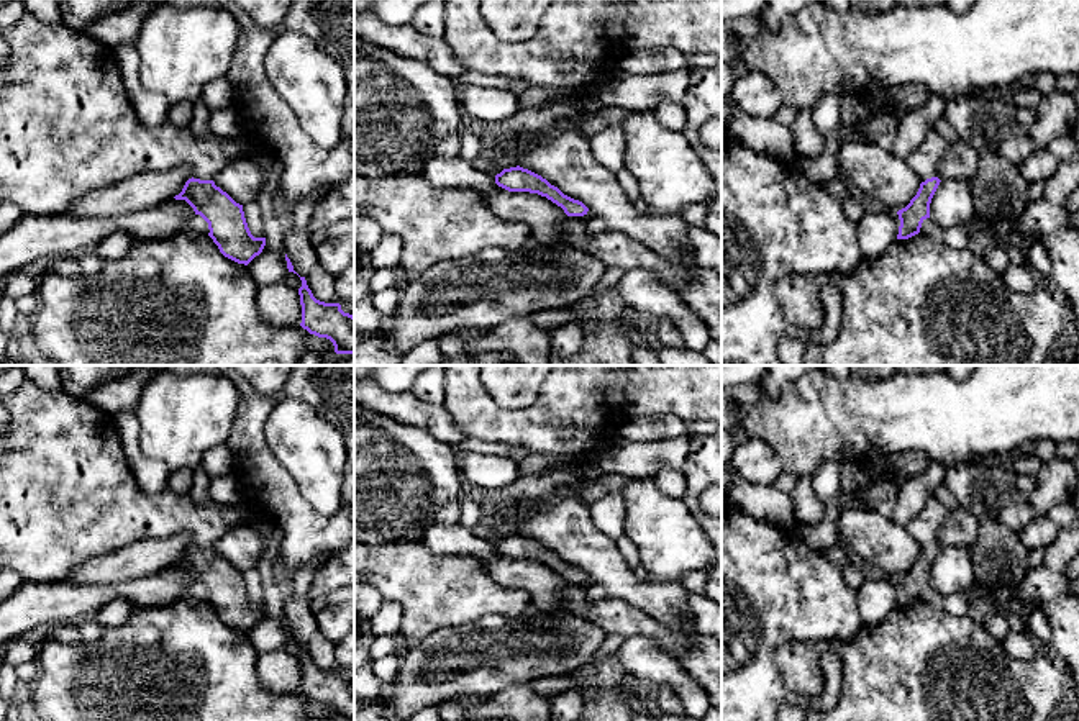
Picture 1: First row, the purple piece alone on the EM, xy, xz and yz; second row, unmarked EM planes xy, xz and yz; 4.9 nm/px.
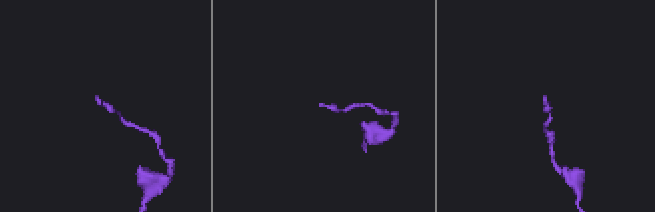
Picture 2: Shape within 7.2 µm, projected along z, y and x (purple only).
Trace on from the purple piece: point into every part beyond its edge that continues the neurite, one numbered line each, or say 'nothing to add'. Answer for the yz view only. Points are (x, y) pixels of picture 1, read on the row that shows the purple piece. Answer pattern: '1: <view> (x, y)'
1: yz (924, 159)

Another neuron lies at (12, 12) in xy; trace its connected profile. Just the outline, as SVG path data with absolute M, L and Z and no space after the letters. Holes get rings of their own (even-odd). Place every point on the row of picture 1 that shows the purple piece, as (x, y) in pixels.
M10 0L0 7L0 29L10 28L25 16L26 10L21 0Z

